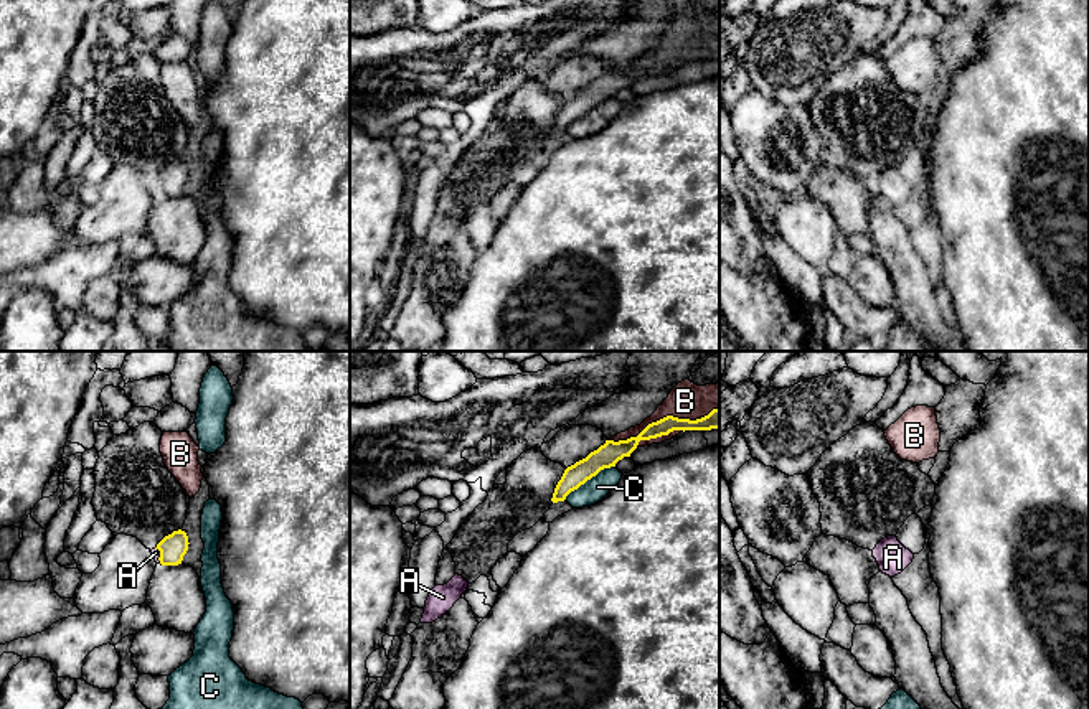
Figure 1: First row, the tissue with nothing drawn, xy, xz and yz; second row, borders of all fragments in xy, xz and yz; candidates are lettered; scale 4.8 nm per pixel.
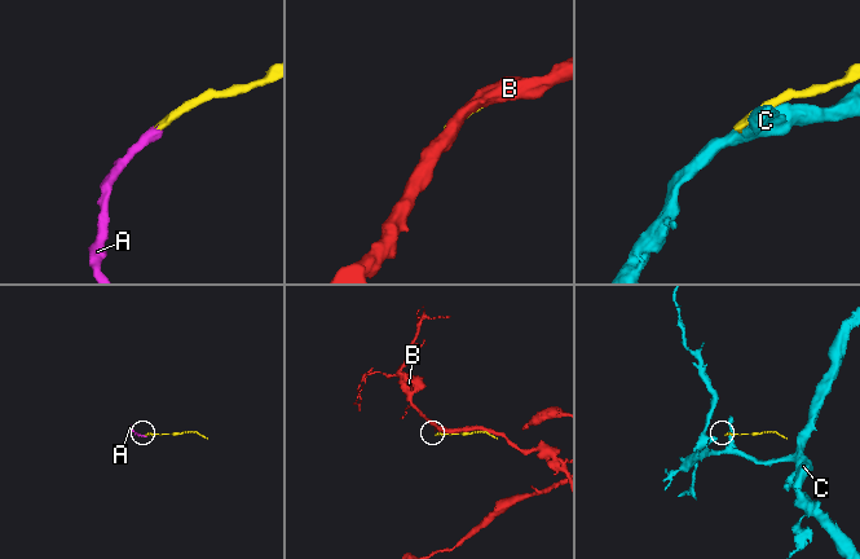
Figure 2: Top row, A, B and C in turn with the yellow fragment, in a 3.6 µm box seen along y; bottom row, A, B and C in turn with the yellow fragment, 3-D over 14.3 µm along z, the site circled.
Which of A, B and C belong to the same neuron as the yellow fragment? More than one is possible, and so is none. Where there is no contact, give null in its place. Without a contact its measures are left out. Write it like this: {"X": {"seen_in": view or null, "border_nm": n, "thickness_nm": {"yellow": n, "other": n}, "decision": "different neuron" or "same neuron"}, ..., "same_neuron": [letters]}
{"A": {"seen_in": "xy", "border_nm": 80, "thickness_nm": {"yellow": 130, "other": 50}, "decision": "same neuron"}, "B": {"seen_in": "xz", "border_nm": 550, "thickness_nm": {"yellow": 90, "other": 180}, "decision": "different neuron"}, "C": {"seen_in": "xz", "border_nm": 300, "thickness_nm": {"yellow": 110, "other": 110}, "decision": "different neuron"}, "same_neuron": ["A"]}

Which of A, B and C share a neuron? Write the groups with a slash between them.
A / B / C

